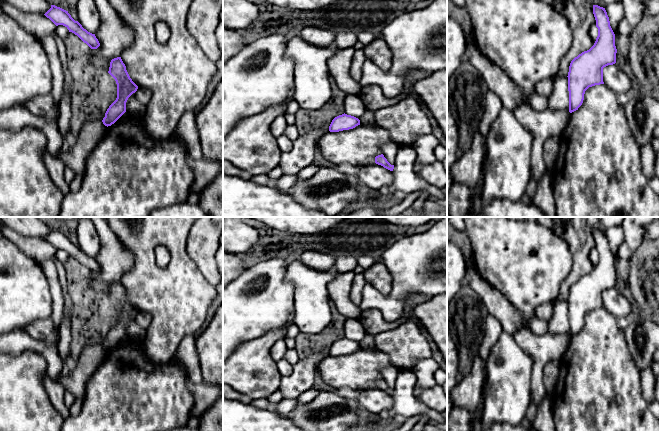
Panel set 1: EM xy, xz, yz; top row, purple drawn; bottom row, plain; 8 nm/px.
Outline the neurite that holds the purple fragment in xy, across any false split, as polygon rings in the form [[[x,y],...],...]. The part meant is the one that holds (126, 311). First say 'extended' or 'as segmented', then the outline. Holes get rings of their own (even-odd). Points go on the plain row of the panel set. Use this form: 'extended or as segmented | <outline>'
as segmented | [[[121,281],[111,284],[108,297],[116,305],[117,322],[109,330],[102,344],[107,351],[114,348],[126,336],[128,322],[138,313],[138,310],[130,302]]]

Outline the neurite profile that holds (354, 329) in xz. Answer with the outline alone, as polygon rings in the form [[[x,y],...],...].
[[[347,318],[344,324],[345,338],[360,343],[367,335],[360,319]]]

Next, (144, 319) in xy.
[[[138,311],[136,321],[143,329],[146,330],[152,321],[152,316],[147,312]]]

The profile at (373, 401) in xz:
[[[378,388],[358,390],[353,393],[358,400],[360,407],[367,416],[375,419],[383,410],[391,412],[393,408],[392,395]]]

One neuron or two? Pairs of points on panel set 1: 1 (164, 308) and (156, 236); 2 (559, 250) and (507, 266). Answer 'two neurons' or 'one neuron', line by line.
1: one neuron
2: one neuron

